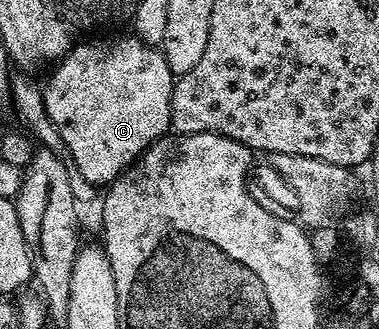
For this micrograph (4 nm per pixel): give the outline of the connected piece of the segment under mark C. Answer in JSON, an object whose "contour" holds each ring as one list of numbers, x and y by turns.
{"contour":[[136,36,111,38,108,42,87,41,91,40,72,45,70,52,50,71,51,79,42,87,43,103,49,120,57,128,61,146,71,153,70,161,77,164,77,172,95,187,103,188,171,130,171,97,176,75,172,74,162,49]]}

